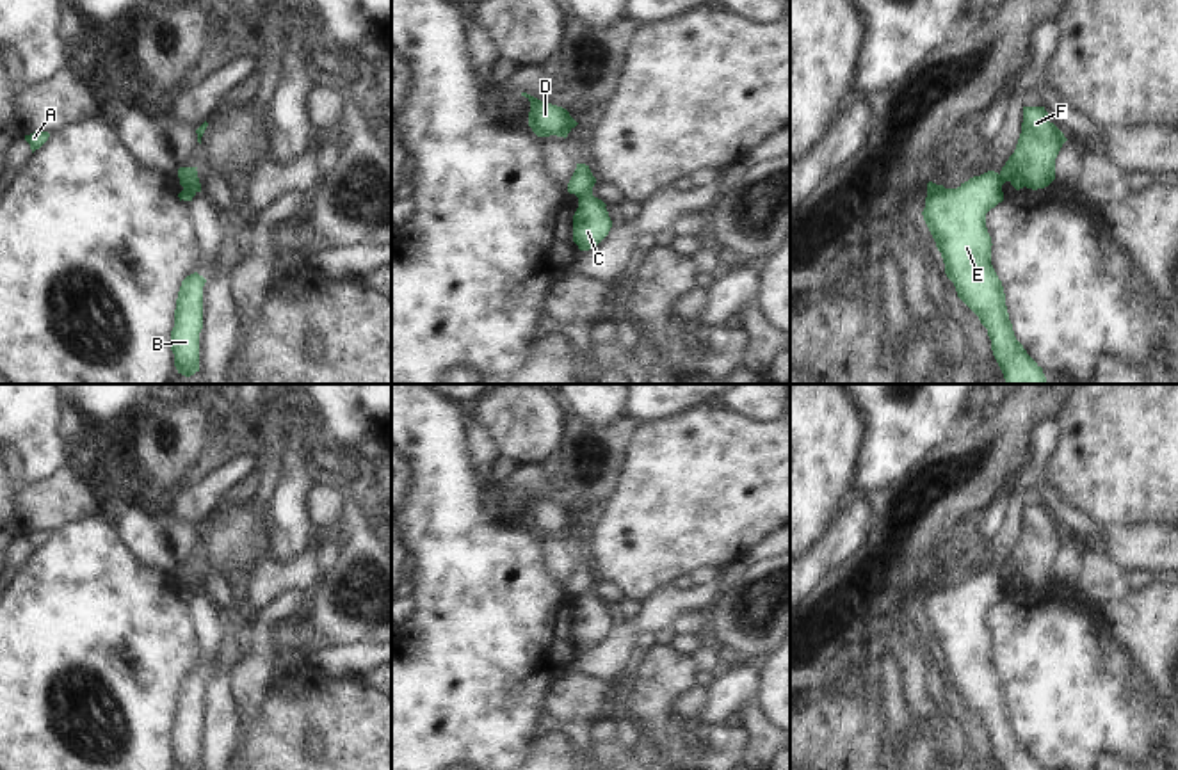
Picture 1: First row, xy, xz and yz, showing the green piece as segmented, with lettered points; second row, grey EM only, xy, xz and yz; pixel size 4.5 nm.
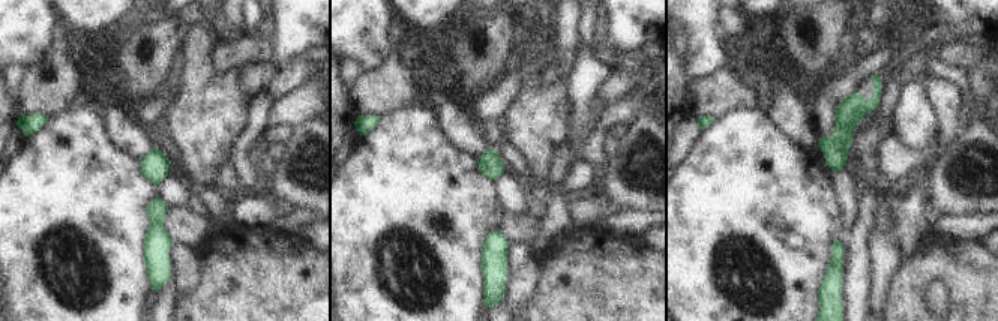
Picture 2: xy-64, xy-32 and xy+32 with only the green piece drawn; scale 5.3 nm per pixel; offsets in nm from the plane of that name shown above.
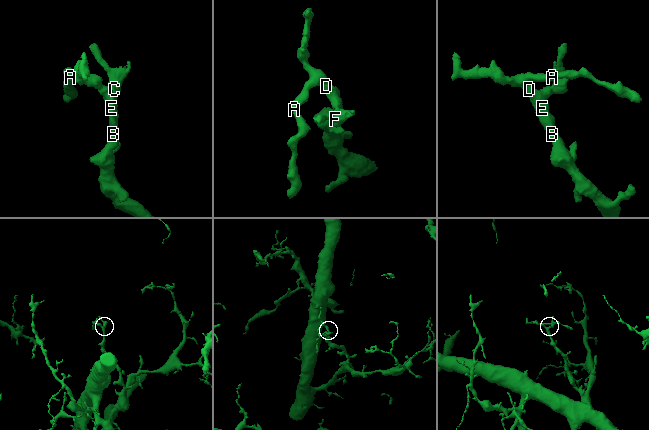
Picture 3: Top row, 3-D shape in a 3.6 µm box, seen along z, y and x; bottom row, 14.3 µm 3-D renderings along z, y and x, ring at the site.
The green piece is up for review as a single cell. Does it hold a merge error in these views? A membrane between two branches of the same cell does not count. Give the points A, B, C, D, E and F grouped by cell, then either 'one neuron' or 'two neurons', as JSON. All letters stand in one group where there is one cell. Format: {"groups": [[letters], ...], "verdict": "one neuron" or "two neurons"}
{"groups": [["A", "B", "D", "E"], ["C", "F"]], "verdict": "two neurons"}

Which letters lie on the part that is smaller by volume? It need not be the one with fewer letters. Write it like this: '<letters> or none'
C, F

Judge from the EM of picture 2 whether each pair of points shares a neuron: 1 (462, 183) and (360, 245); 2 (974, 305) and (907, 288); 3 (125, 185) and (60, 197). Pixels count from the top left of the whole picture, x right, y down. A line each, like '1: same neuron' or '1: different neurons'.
1: same neuron
2: same neuron
3: same neuron

